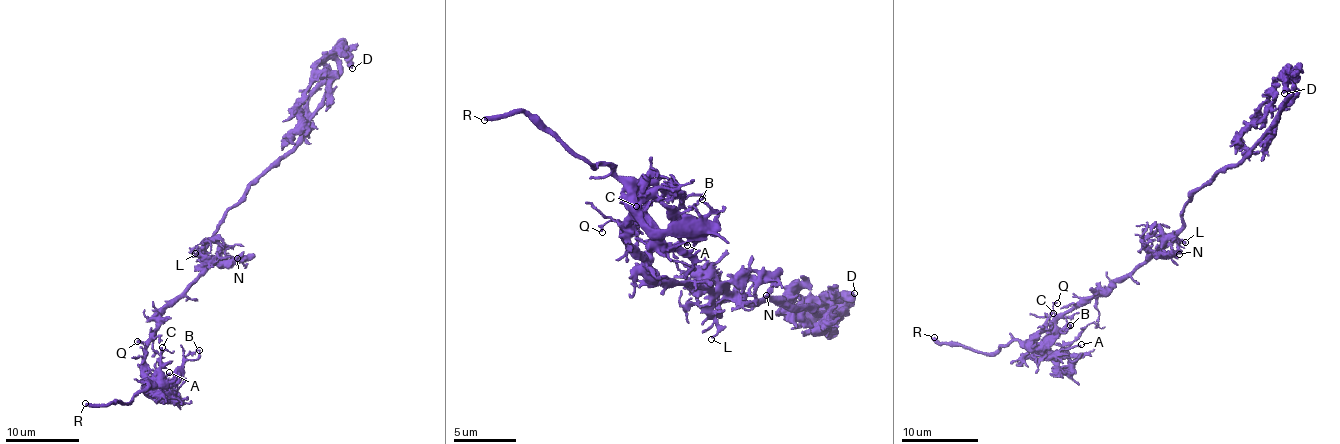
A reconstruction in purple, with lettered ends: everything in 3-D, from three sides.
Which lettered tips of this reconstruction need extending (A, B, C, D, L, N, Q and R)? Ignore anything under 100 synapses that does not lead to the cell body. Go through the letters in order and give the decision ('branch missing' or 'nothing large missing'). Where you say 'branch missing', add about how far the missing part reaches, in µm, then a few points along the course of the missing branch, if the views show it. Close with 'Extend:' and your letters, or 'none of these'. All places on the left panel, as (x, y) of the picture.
A: nothing large missing
B: nothing large missing
C: nothing large missing
D: nothing large missing
L: nothing large missing
N: nothing large missing
Q: nothing large missing
R: branch missing; missing 30 µm; course (85, 403), (21, 402), (8, 413), (15, 428), (23, 433), (34, 433)
Extend: R

